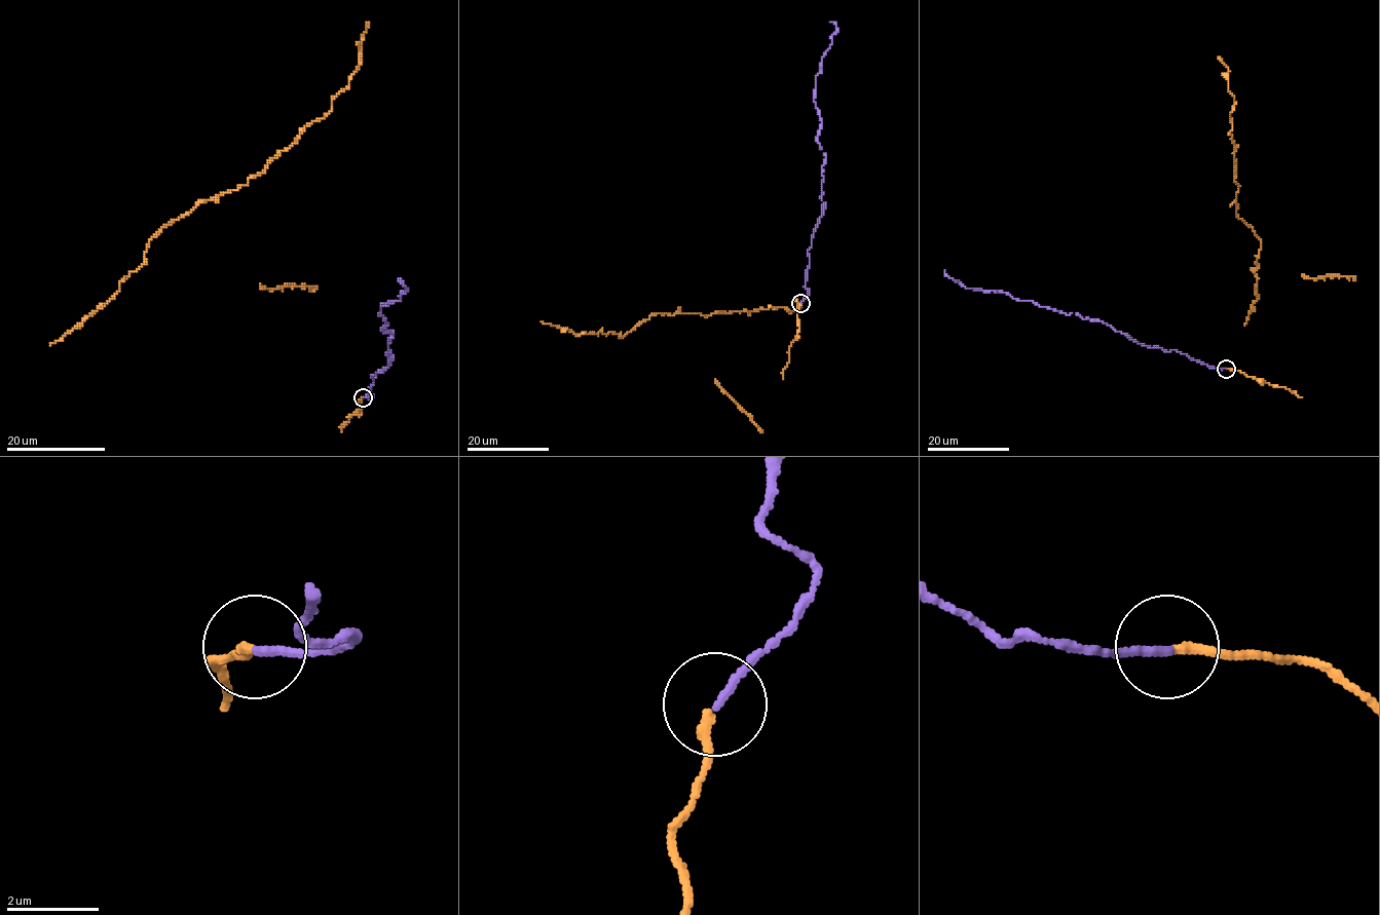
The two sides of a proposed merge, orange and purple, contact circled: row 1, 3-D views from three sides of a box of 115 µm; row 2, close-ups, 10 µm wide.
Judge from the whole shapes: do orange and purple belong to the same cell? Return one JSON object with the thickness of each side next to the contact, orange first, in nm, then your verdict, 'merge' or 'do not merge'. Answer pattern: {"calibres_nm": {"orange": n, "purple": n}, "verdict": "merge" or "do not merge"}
{"calibres_nm": {"orange": 220, "purple": 170}, "verdict": "merge"}

